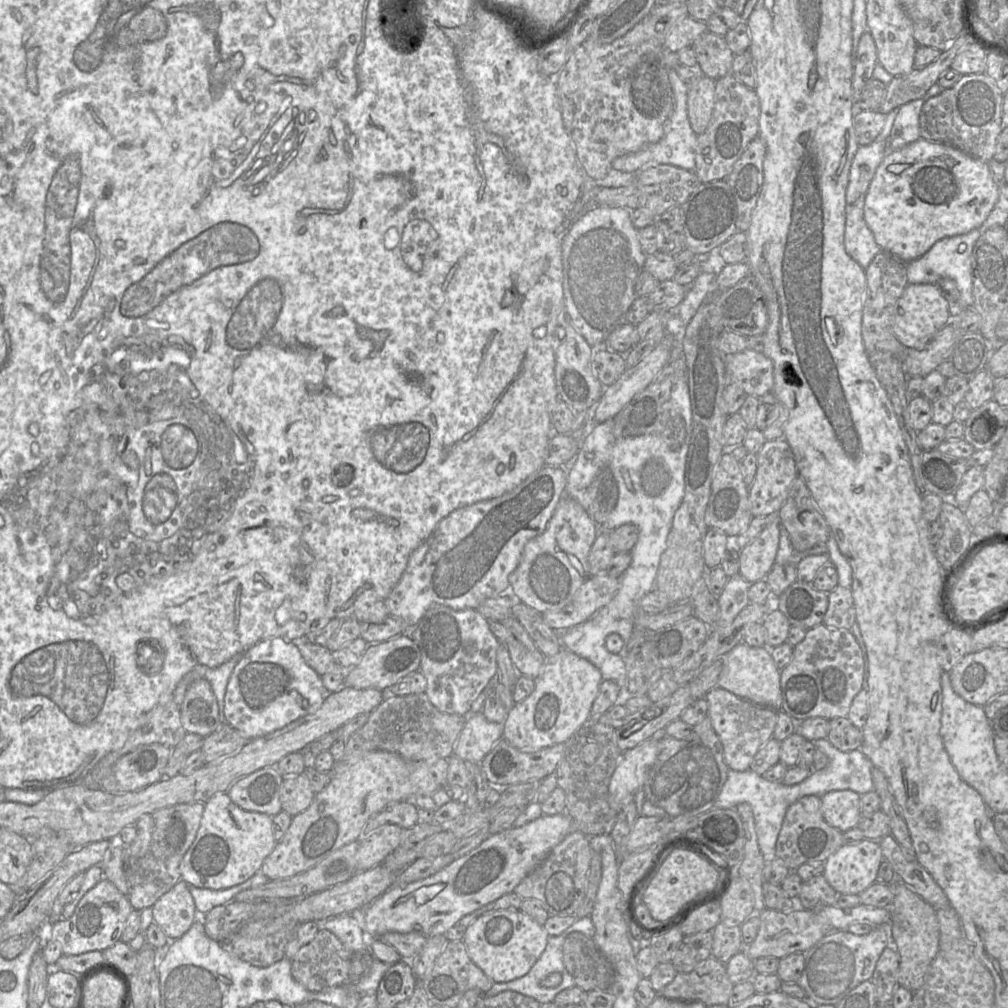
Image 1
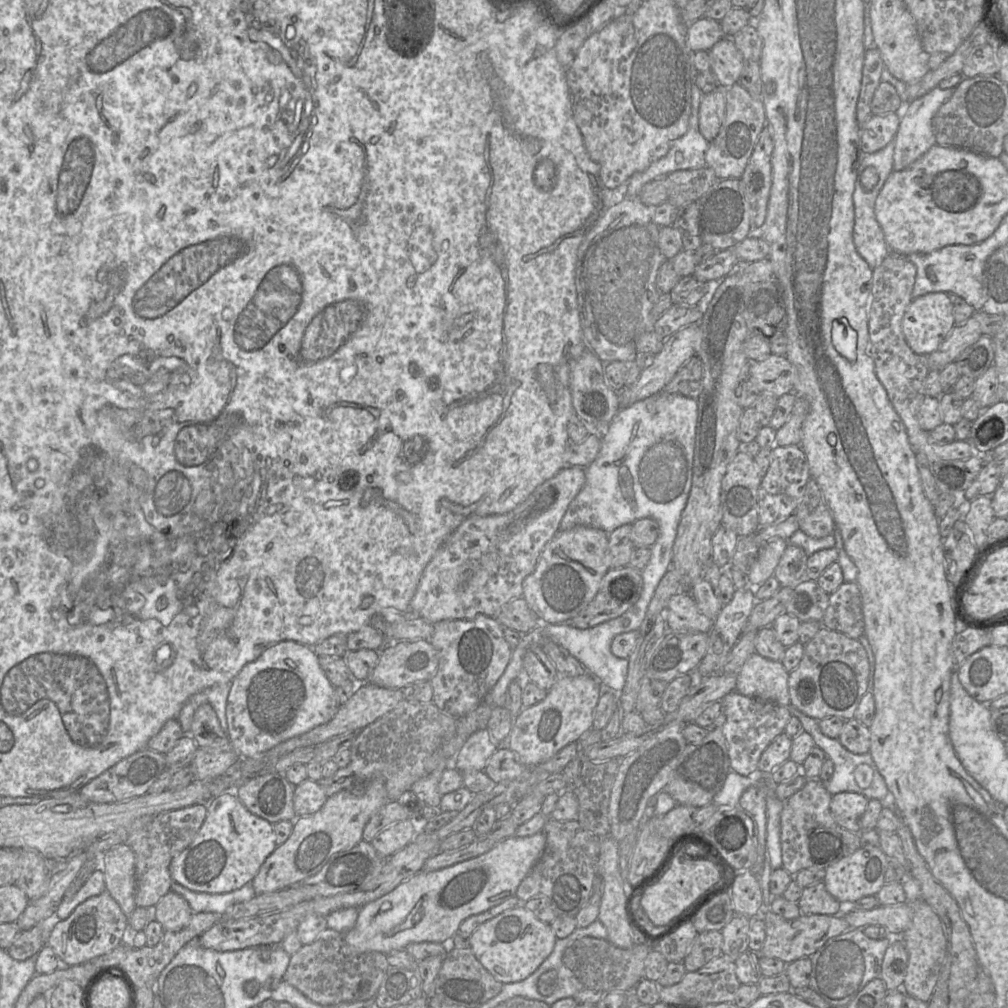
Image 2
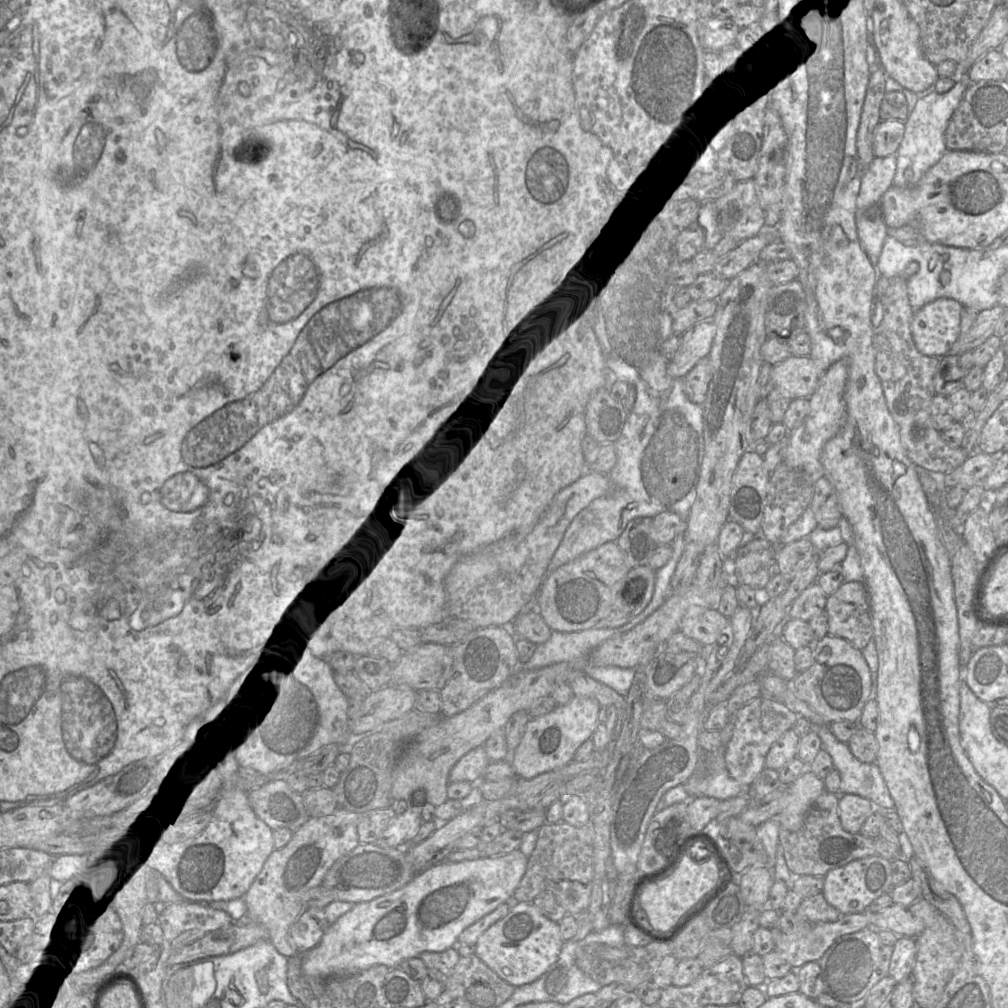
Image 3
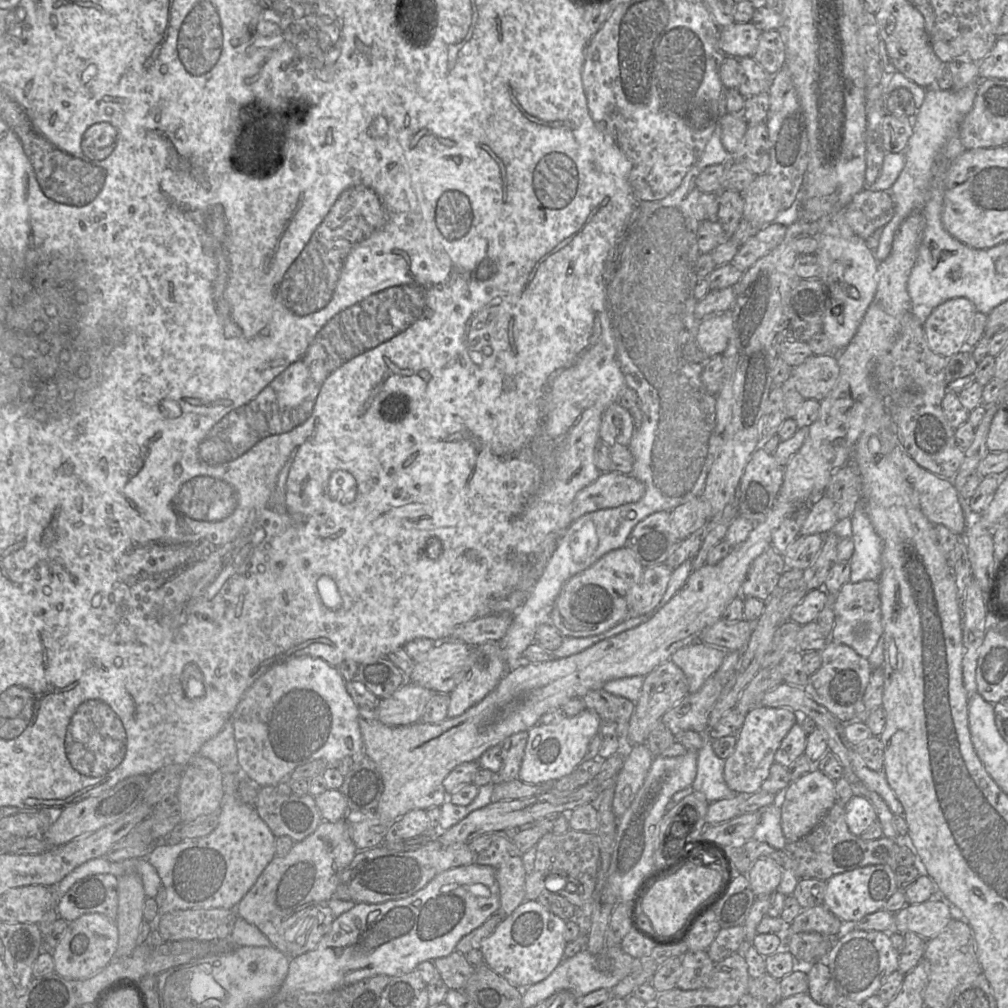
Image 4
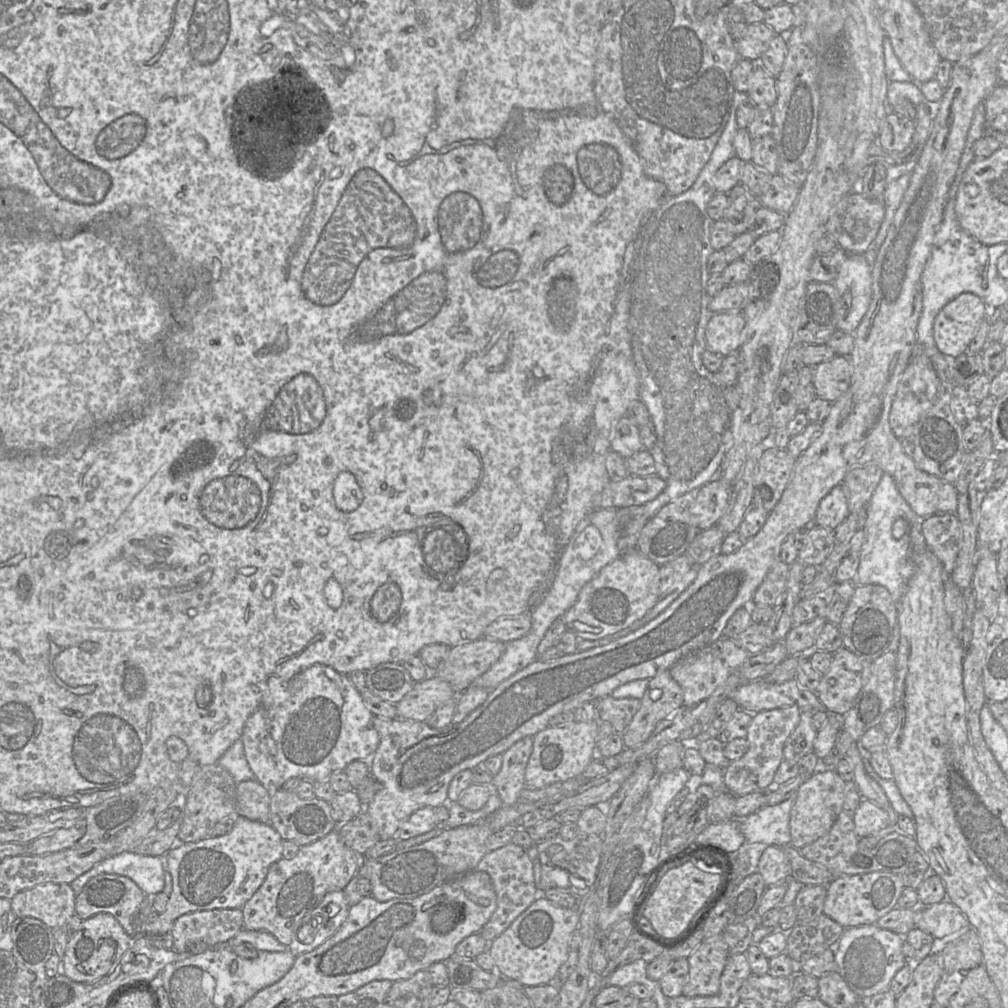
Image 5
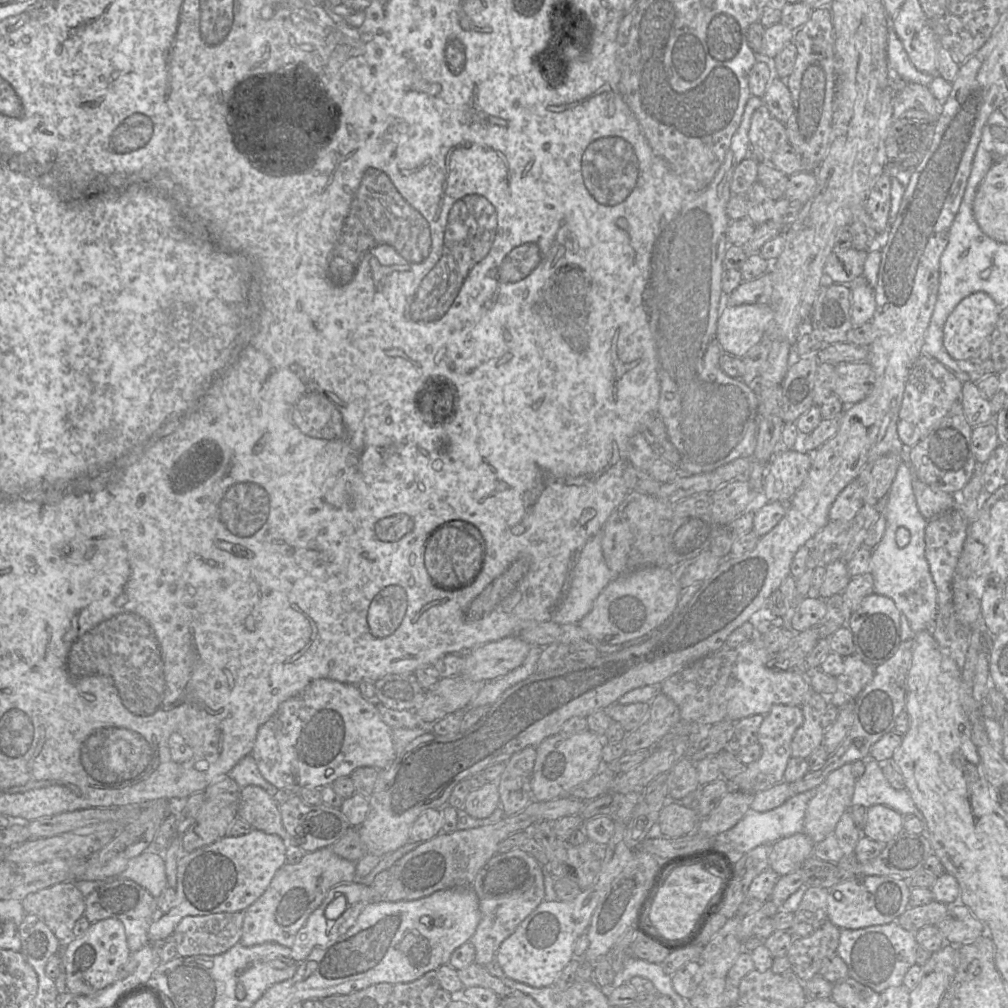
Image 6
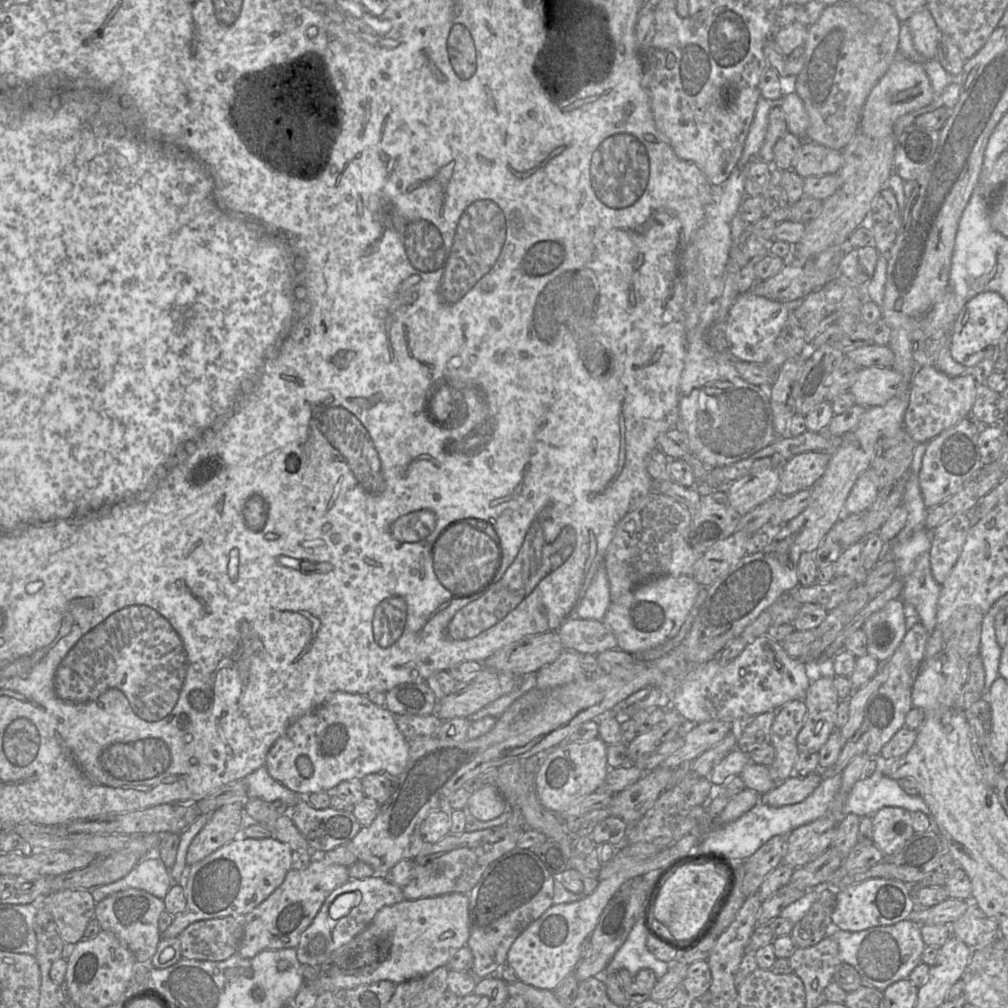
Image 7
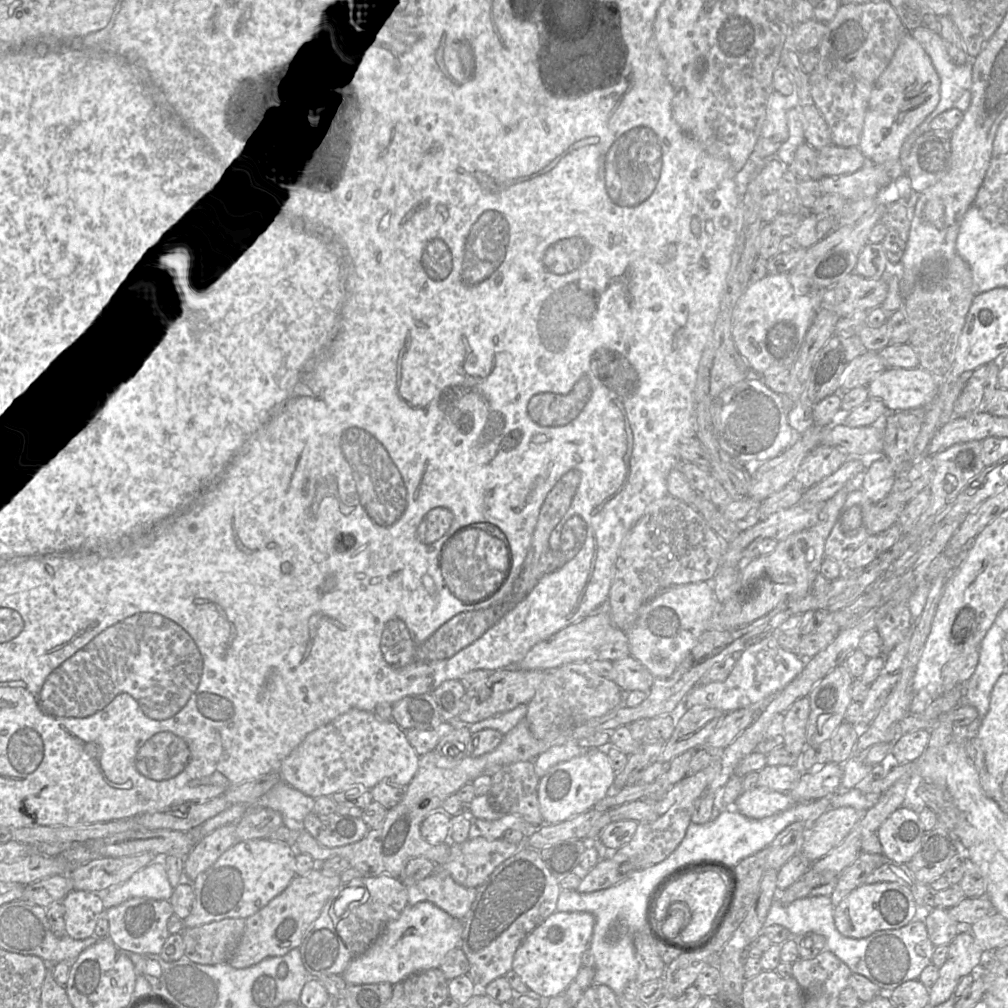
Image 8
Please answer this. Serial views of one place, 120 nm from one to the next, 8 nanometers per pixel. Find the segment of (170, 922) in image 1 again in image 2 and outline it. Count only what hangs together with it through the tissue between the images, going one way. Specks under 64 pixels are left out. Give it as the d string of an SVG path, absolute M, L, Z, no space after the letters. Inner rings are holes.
M172 890L156 904L156 920L162 925L164 932L182 930L190 923L193 913L187 900Z

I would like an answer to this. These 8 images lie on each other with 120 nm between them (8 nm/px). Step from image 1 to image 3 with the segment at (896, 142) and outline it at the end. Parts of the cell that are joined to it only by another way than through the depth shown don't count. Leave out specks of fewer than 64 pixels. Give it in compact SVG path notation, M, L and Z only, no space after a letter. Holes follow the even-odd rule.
M959 74L953 79L955 84L948 92L937 93L932 91L919 98L914 109L905 120L904 137L897 150L897 168L893 186L908 187L915 185L947 151L945 131L966 89L971 84L967 74Z

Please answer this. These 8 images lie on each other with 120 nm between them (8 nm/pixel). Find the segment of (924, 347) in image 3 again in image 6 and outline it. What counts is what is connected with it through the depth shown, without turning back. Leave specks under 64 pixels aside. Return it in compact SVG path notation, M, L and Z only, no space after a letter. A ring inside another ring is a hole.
M982 291L965 297L955 307L944 325L943 343L948 354L956 361L975 359L982 343L996 334L1000 308L992 297Z

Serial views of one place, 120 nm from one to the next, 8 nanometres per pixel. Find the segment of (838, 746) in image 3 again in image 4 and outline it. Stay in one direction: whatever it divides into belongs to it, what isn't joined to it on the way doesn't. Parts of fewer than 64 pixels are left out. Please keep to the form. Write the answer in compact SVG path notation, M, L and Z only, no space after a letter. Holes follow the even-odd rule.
M850 747L850 759L856 776L872 791L876 792L886 802L893 814L903 815L904 808L897 799L886 779L884 771L869 769L859 754Z

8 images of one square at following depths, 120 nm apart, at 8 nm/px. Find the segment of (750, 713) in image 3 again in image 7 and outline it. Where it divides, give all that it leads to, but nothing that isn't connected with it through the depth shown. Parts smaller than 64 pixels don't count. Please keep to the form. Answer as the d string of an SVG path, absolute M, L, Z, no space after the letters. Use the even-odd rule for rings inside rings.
M803 699L792 700L776 711L770 730L770 744L776 751L776 758L770 771L777 783L794 774L799 754L796 740L806 715L807 707Z

